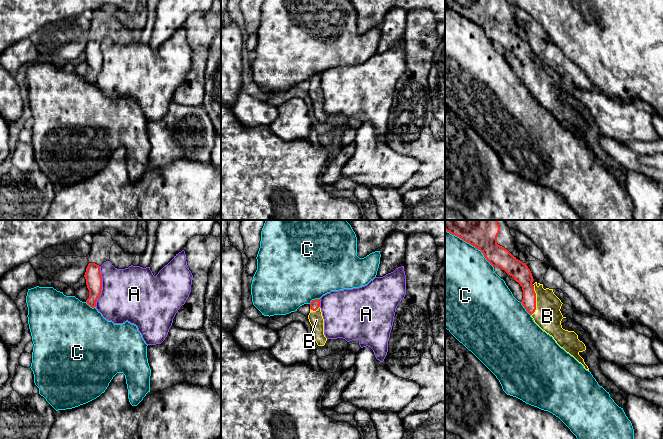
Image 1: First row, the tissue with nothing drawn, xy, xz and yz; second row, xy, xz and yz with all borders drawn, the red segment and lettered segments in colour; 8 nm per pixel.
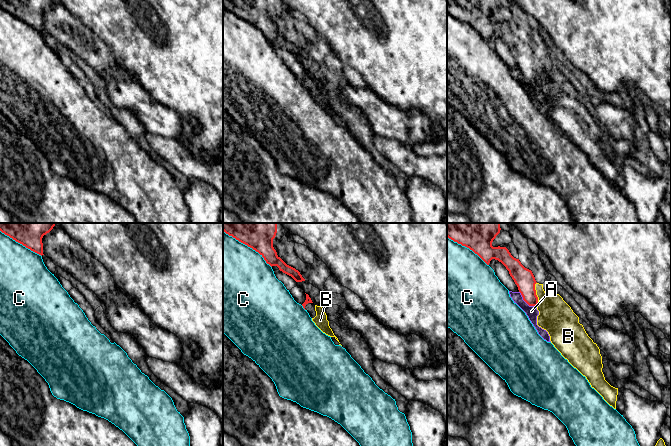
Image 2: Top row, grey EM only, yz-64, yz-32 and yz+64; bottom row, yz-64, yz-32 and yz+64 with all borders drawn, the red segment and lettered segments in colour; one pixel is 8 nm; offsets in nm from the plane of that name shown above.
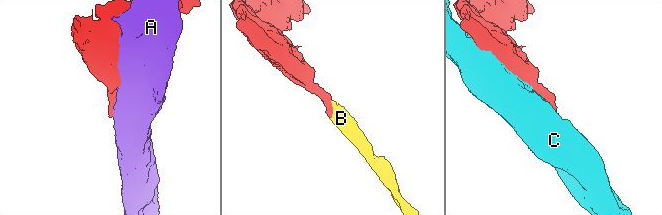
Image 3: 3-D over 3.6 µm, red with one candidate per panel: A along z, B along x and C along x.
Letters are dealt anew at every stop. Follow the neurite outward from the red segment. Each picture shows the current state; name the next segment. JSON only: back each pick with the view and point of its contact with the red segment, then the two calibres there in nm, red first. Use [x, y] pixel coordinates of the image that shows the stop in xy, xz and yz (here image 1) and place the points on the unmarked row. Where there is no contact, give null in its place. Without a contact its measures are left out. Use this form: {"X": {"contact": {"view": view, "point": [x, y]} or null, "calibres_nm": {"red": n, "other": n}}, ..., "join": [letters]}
{"B": {"contact": {"view": "yz", "point": [535, 77]}, "calibres_nm": {"red": 140, "other": 220}}, "join": ["B"]}

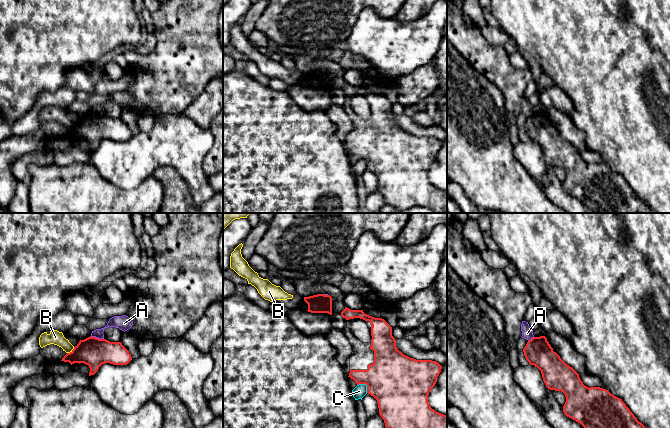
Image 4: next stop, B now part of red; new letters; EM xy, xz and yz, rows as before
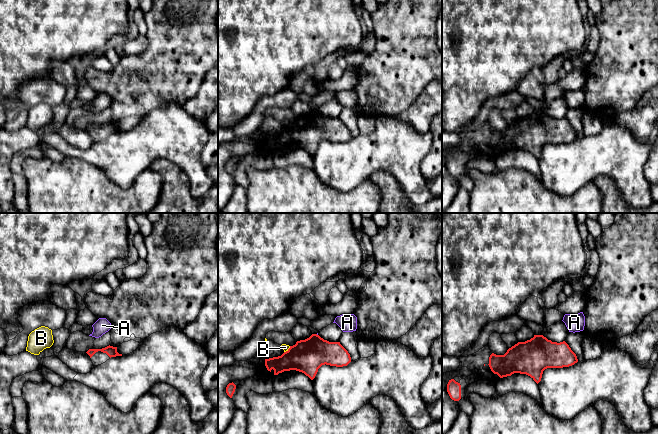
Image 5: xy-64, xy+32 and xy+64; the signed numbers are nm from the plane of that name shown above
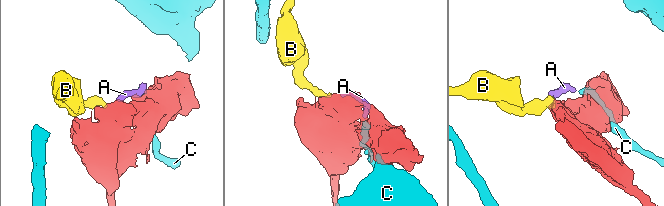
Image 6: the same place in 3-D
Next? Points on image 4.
{"join": []}

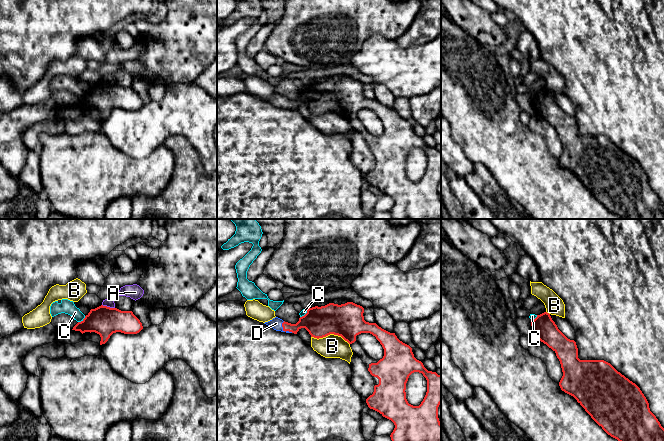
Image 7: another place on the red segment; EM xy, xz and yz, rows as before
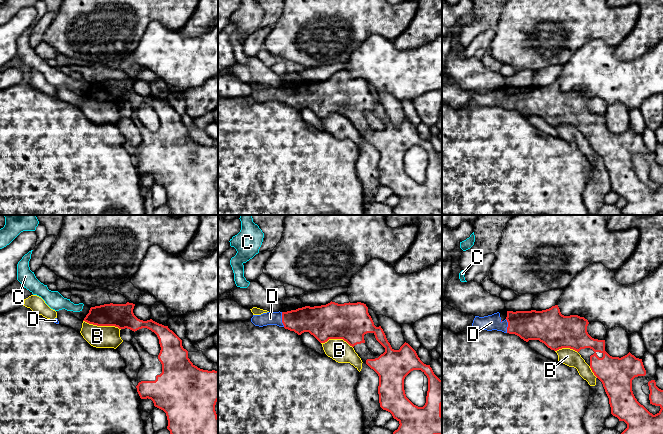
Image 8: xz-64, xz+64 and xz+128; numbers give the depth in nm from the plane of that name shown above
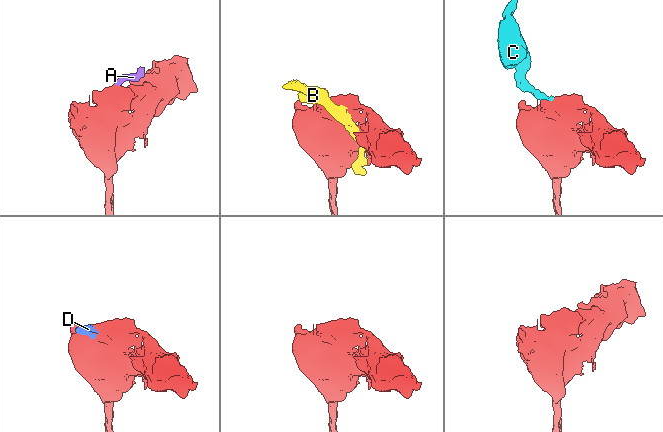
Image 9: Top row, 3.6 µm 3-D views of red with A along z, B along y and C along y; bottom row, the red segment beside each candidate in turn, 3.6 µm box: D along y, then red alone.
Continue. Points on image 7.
{"D": {"contact": {"view": "xz", "point": [284, 106]}, "calibres_nm": {"red": 180, "other": 100}}, "join": ["D"]}

